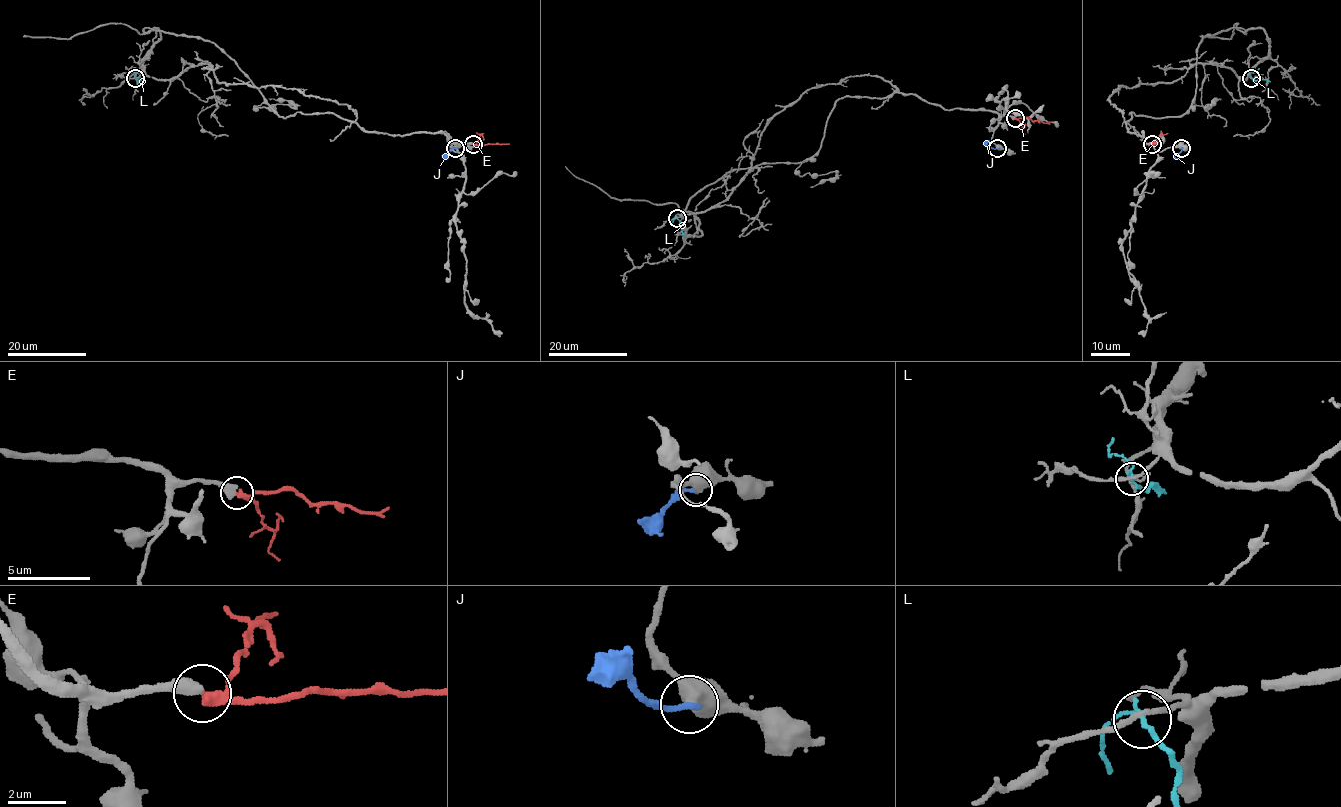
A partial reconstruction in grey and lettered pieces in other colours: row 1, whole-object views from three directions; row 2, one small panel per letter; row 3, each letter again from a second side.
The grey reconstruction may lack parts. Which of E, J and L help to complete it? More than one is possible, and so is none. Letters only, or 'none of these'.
none of these

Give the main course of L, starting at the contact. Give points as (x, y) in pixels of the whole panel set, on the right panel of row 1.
L: (1252, 78), (1270, 81)

